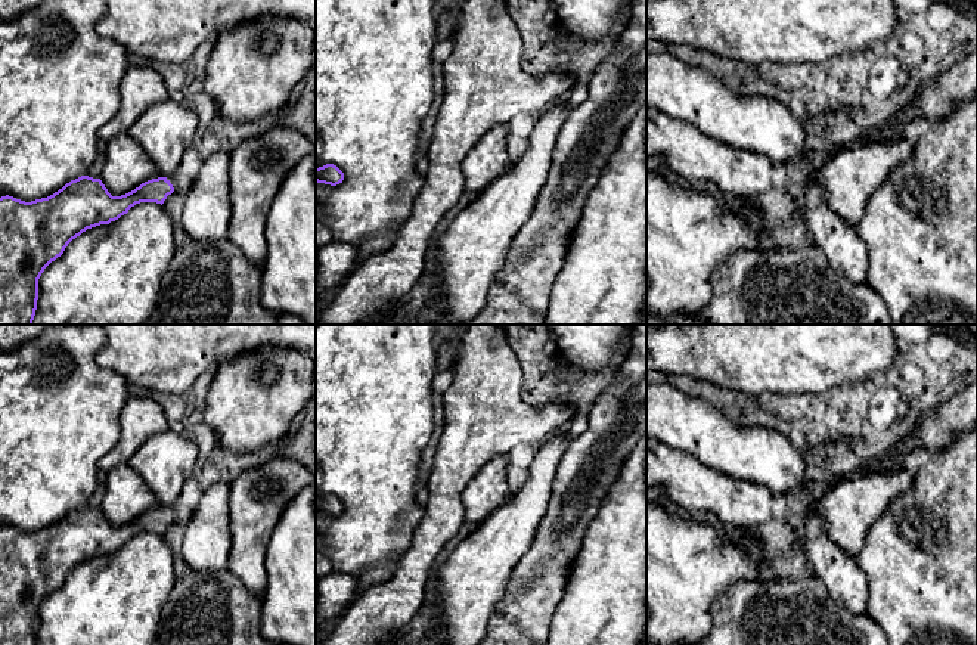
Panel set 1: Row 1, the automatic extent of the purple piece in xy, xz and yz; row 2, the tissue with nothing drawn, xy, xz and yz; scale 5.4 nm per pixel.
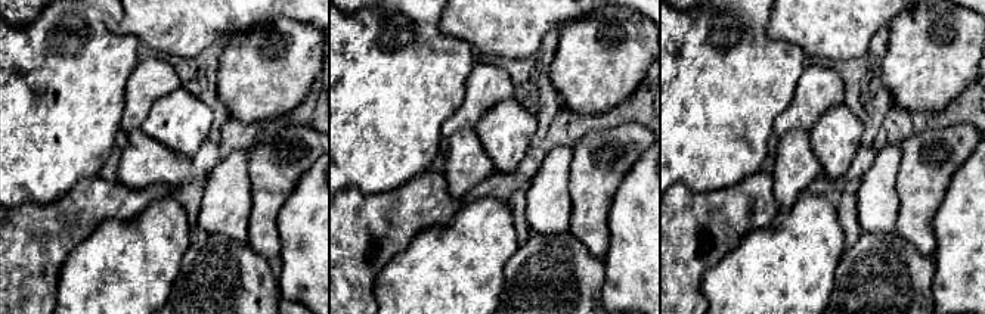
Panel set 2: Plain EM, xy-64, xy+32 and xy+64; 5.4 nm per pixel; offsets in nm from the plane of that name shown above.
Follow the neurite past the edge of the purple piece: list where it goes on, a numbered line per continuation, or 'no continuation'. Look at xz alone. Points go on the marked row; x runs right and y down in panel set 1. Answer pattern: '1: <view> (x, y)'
no continuation

